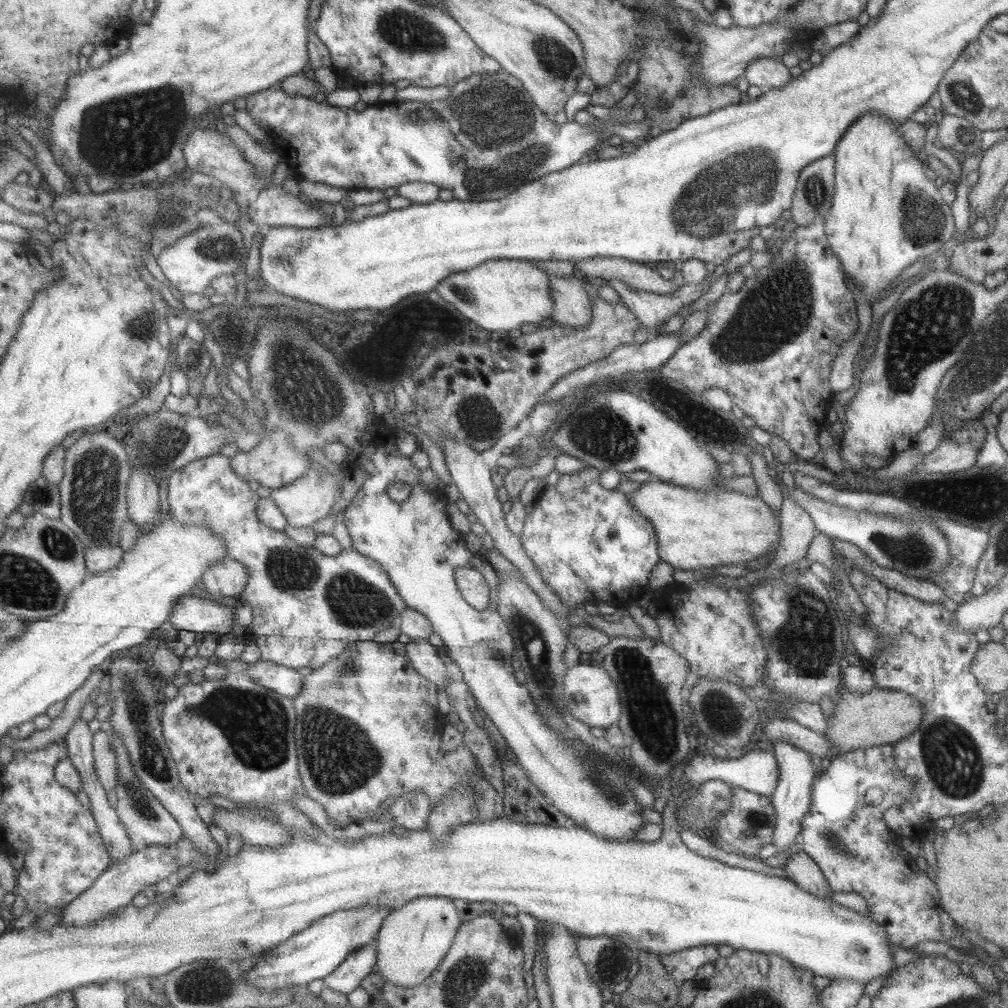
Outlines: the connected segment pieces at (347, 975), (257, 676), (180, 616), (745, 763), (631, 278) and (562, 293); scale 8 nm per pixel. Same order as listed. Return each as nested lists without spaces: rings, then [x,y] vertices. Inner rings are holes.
[[[378,940],[359,949],[350,955],[346,961],[343,961],[339,968],[333,974],[326,976],[323,982],[326,986],[335,992],[349,995],[361,986],[361,982],[376,970],[376,964],[379,959],[377,951]]]
[[[262,659],[250,666],[247,673],[251,675],[252,679],[255,679],[257,684],[291,698],[301,694],[303,681],[305,681],[305,676],[299,674],[297,669]]]
[[[191,594],[182,596],[172,606],[168,620],[179,630],[194,633],[209,632],[217,637],[231,632],[239,632],[233,626],[233,612],[230,607],[221,606],[213,598],[199,598]]]
[[[756,747],[740,757],[732,759],[721,759],[711,753],[706,755],[696,753],[691,760],[687,760],[683,772],[689,784],[696,785],[706,780],[721,780],[731,787],[739,787],[767,797],[773,794],[778,781],[778,766],[774,754],[769,754]]]
[[[593,257],[574,260],[573,266],[584,275],[619,279],[635,290],[655,294],[671,294],[678,286],[673,279],[665,280],[655,270],[655,265],[638,263],[622,258]]]
[[[548,275],[553,299],[551,321],[573,328],[587,326],[591,322],[592,305],[587,297],[586,283],[573,276],[565,278]]]

